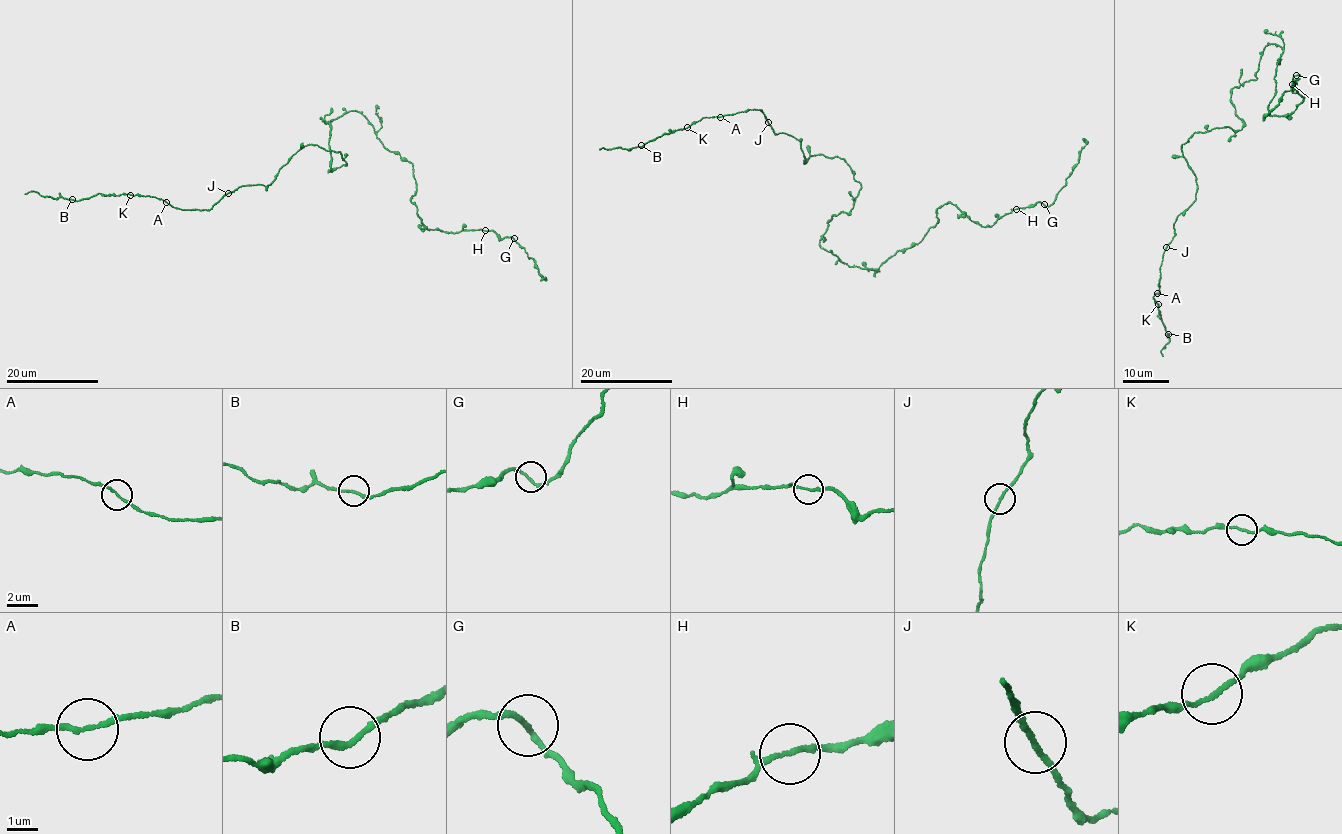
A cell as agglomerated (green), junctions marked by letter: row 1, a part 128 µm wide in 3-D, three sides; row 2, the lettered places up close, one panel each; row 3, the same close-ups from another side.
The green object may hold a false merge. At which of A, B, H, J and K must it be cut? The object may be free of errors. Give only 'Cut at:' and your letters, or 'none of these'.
Cut at: none of these

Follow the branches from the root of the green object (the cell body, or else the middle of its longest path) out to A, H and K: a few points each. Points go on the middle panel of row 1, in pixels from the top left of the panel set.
A: (841, 213), (860, 187), (844, 159), (804, 163), (799, 140), (775, 134), (762, 110), (720, 117)
H: (841, 213), (828, 220), (821, 248), (848, 266), (875, 269), (922, 239), (947, 202), (987, 227), (1016, 208)
K: (841, 213), (860, 187), (850, 166), (818, 153), (804, 163), (799, 140), (775, 134), (762, 110), (687, 127)

